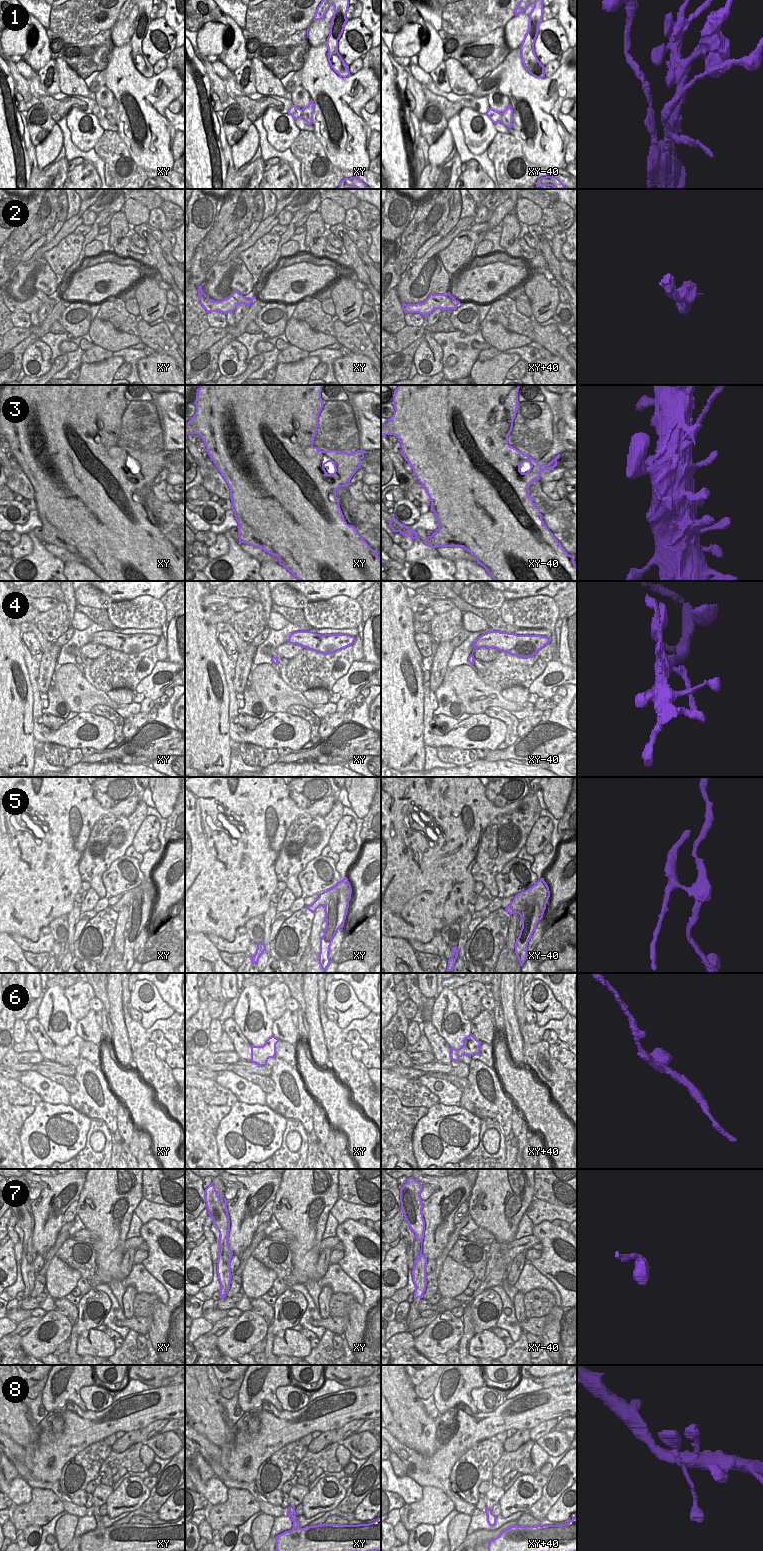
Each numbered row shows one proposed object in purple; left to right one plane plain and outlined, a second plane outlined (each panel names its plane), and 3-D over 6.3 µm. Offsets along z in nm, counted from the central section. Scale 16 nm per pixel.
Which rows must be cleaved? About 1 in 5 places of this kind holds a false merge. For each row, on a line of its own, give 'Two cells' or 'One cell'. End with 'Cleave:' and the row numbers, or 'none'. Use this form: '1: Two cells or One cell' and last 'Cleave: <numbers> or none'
1: Two cells
2: One cell
3: One cell
4: One cell
5: Two cells
6: One cell
7: One cell
8: One cell
Cleave: 1, 5.

